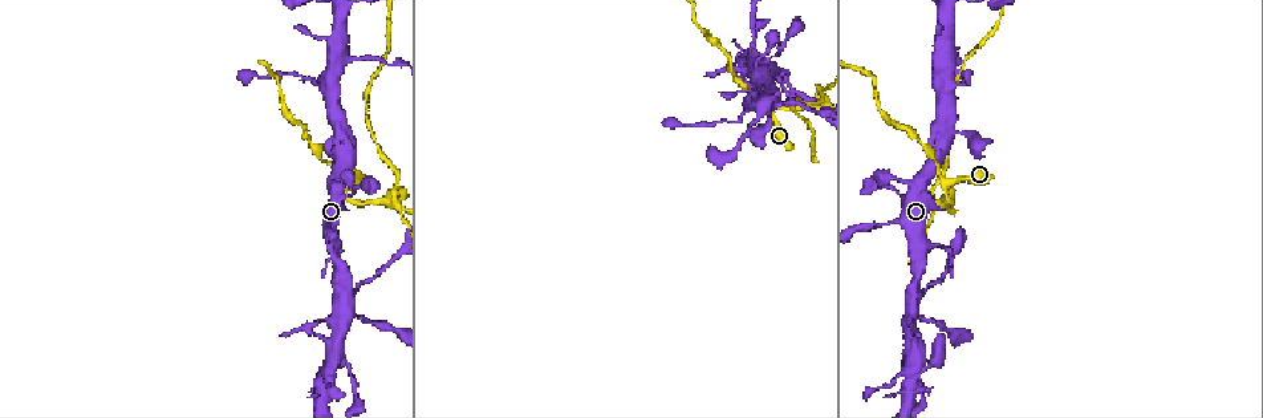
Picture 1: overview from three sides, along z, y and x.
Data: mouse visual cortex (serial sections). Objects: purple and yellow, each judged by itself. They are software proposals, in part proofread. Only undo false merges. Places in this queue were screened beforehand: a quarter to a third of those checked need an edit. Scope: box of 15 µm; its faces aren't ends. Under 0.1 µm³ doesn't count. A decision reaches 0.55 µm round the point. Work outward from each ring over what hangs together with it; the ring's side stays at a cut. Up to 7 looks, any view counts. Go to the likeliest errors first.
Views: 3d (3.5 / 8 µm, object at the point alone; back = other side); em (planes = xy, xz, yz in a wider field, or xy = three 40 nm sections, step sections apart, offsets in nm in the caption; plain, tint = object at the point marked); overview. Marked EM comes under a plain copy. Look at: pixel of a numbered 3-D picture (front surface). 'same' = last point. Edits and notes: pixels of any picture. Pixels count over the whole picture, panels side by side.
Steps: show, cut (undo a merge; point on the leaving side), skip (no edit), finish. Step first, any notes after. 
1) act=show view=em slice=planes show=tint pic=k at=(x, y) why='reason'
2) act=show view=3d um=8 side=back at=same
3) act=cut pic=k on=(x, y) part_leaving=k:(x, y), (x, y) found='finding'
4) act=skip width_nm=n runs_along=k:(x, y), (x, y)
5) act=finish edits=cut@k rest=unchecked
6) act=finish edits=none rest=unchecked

act=show view=3d um=3.5 pic=1 at=(949, 86) why='sharp bend'

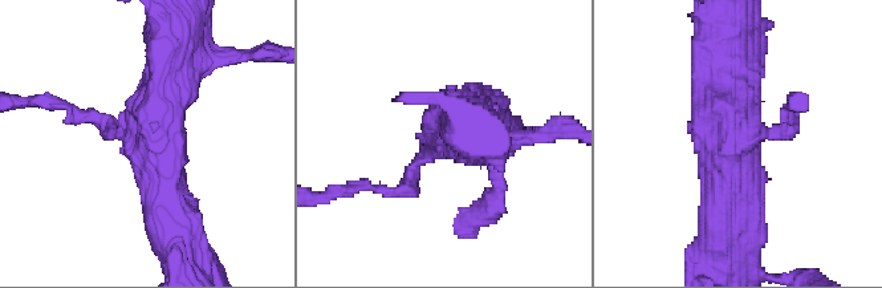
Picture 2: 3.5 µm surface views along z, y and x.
act=show view=em slice=xy step=3 show=tint pic=2 at=(140, 135) arms=3 arm_widths_nm=150,500,600

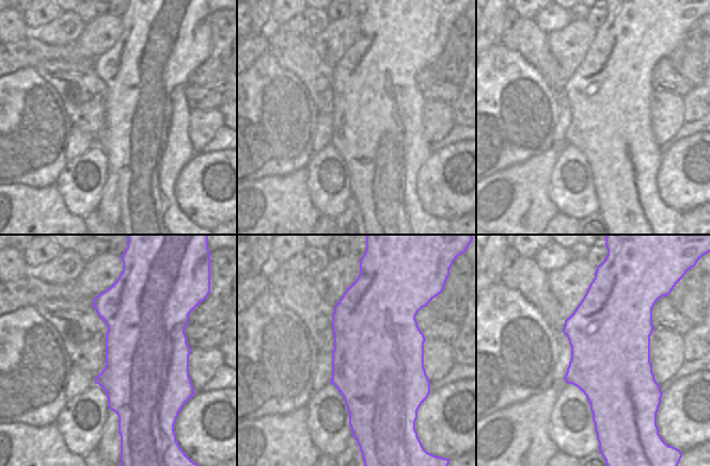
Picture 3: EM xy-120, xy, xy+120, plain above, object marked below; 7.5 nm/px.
act=skip runs_along=2:(723, 235), (723, 88), (732, 64) found='continuous, no second cell'

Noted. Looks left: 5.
act=show view=3d um=3.5 pic=1 at=(921, 290) why='branch point'

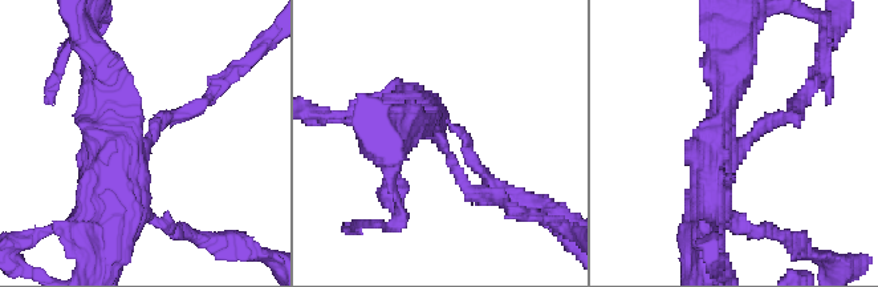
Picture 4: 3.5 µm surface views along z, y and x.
act=show view=em slice=xy step=1 show=tint pic=4 at=(135, 146) arms=4 arm_widths_nm=150,350,450,450

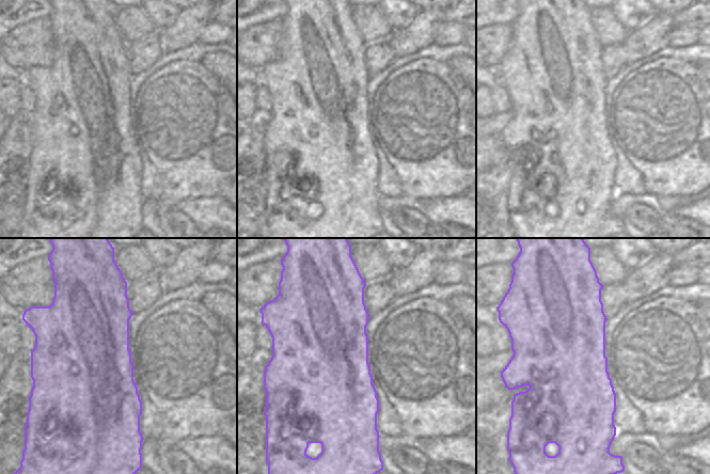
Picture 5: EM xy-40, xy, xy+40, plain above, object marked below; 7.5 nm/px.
act=show view=em slice=planes show=tint at=same why='cut it another way'

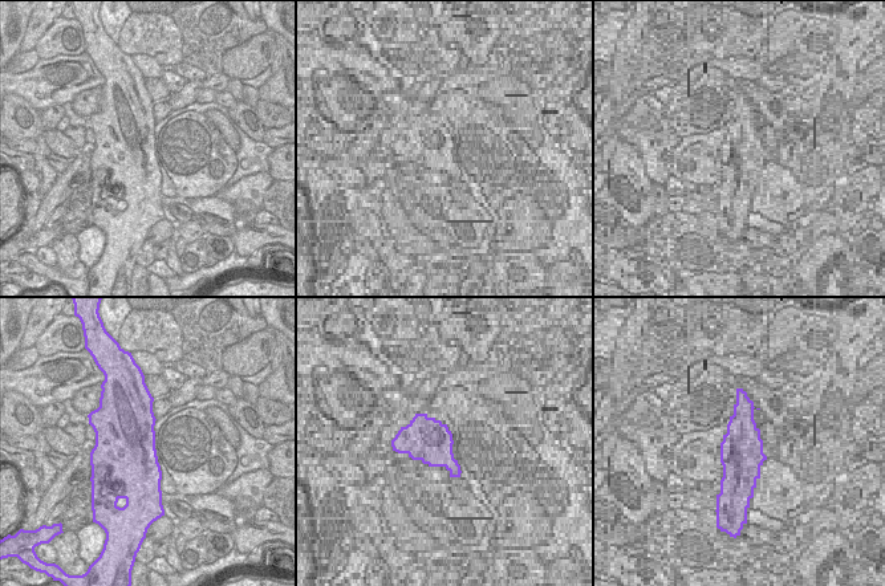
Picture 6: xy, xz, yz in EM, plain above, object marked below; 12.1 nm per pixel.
act=skip runs_along=4:(731, 69), (714, 134), (704, 237) found='one cell here'

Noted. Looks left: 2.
act=show view=3d um=8 pic=1 at=(873, 225) why='a narrow waist'

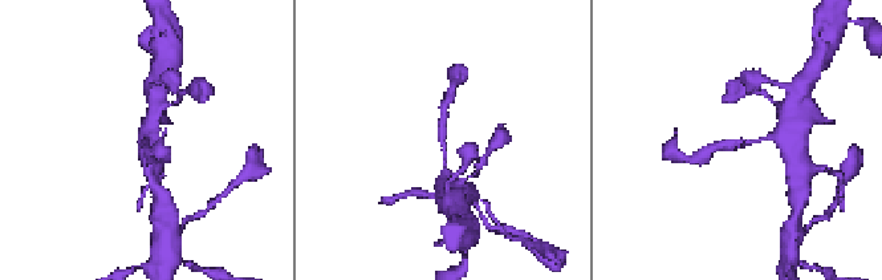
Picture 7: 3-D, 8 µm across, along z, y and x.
act=show view=em slice=xy step=2 show=tint pic=7 at=(739, 143) arm_widths_nm=200,200

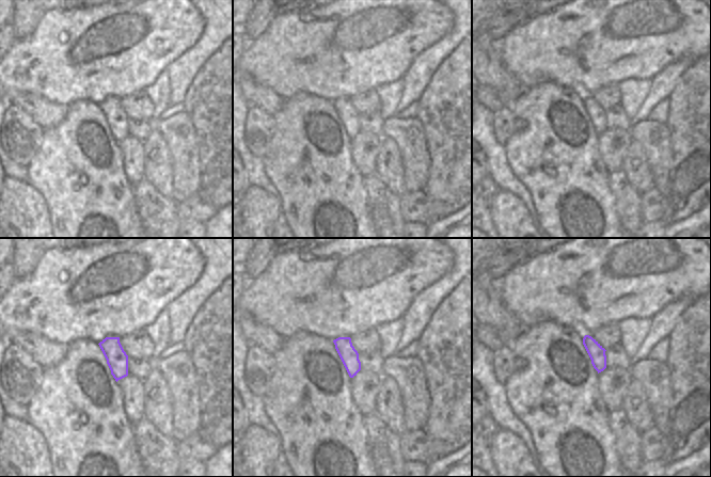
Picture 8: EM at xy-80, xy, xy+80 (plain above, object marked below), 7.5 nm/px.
act=cut pic=7 on=(716, 146) part_leaving=7:(739, 143), (716, 145), (694, 158) found='two cells meet here'

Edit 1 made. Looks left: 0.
act=finish edits=cut@7 rest=unchecked

